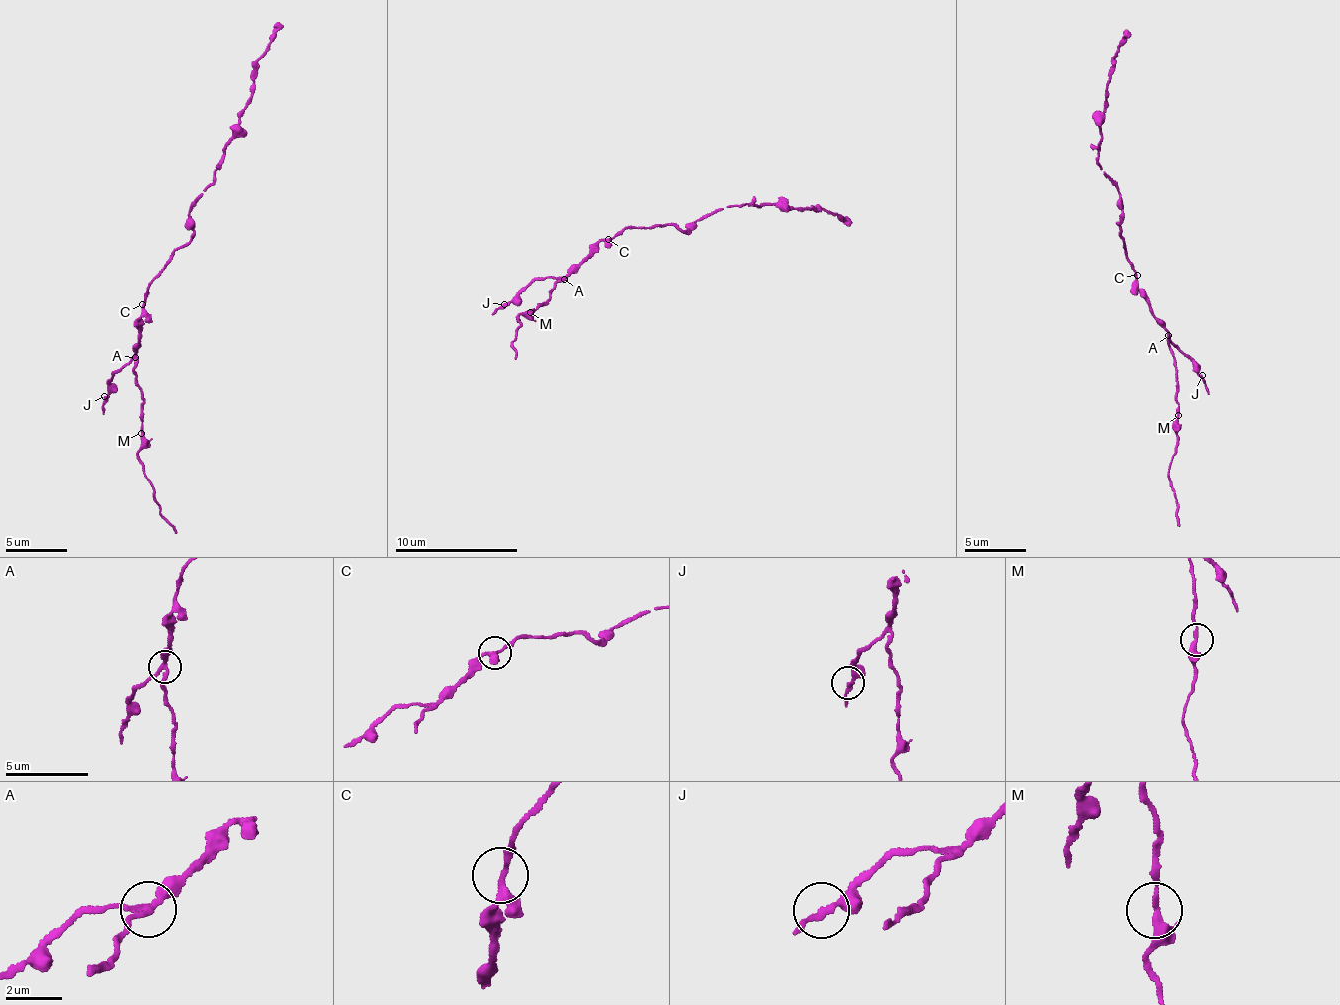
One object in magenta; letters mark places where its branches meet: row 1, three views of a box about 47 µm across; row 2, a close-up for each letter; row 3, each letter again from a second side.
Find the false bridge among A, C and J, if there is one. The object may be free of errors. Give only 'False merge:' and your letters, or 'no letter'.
False merge: A

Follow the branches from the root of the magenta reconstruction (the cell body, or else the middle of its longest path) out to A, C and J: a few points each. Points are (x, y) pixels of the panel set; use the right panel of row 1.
A: (1124, 250), (1136, 273), (1136, 293), (1148, 301), (1152, 318), (1167, 334)
C: (1124, 250), (1132, 270), (1137, 275)
J: (1124, 250), (1136, 273), (1136, 293), (1148, 301), (1152, 318), (1202, 375)

